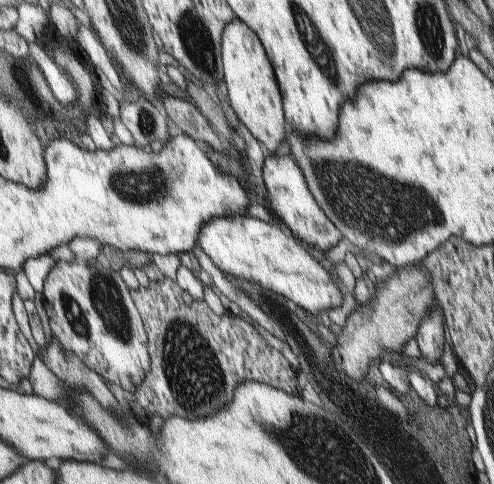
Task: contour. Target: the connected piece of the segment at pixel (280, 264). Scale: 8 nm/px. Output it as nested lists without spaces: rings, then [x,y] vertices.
[[[246,214],[226,215],[209,220],[197,243],[220,272],[270,289],[304,308],[312,318],[317,319],[322,310],[342,304],[342,292],[330,276],[331,271],[314,260],[298,238],[284,234],[282,228],[274,226],[274,223],[268,224]]]

